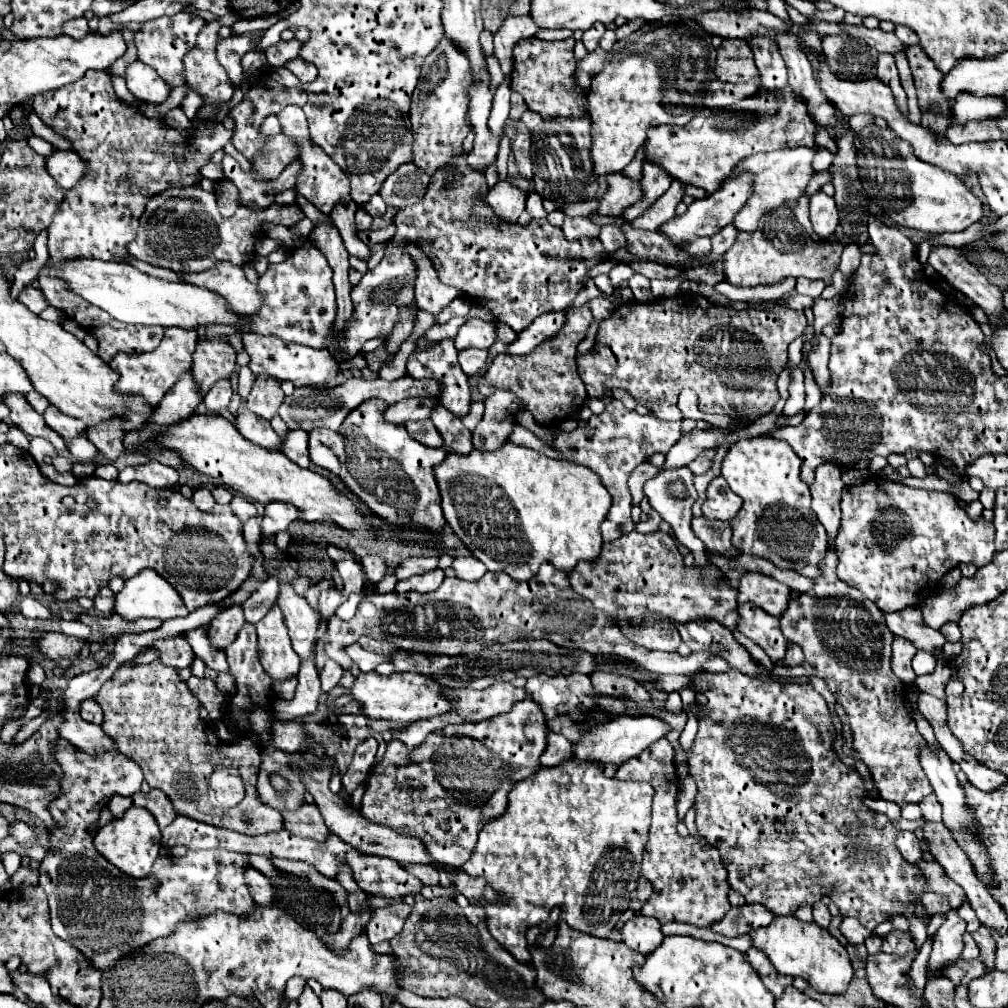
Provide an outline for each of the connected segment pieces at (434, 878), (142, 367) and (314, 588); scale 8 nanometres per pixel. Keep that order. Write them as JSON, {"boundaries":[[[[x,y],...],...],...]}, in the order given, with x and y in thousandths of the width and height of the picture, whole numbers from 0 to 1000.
{"boundaries":[[[[400,857],[400,859],[402,859],[404,865],[408,865],[410,869],[414,869],[422,879],[436,877],[436,867],[428,859],[418,859],[418,857]]],[[[164,325],[164,333],[160,341],[142,351],[116,351],[110,357],[110,365],[120,371],[114,387],[122,391],[140,391],[142,395],[148,397],[148,401],[156,403],[158,395],[166,391],[166,387],[174,381],[174,377],[189,365],[189,353],[195,343],[195,327],[174,327],[174,325]]],[[[319,575],[315,579],[311,579],[308,581],[304,589],[302,590],[303,594],[307,598],[307,600],[314,605],[315,602],[315,594],[319,587],[319,585],[322,585],[324,583],[327,583],[331,580],[331,577],[329,575]]]]}

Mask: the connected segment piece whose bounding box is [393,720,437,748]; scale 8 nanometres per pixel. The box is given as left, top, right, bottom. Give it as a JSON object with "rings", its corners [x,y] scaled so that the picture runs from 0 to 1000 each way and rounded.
{"rings":[[[416,714],[416,716],[410,716],[404,720],[404,724],[396,726],[396,728],[390,728],[390,732],[398,734],[402,740],[418,740],[422,736],[422,730],[426,726],[430,726],[434,720],[432,718],[426,718],[426,714]]]}

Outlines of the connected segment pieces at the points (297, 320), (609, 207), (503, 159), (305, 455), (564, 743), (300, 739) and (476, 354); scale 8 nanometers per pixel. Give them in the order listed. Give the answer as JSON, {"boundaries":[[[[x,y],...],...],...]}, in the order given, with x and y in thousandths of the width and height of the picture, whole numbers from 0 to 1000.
{"boundaries":[[[[305,240],[287,248],[285,258],[279,262],[267,262],[267,268],[255,280],[257,288],[261,288],[261,304],[257,306],[257,312],[249,313],[249,329],[322,345],[322,329],[332,319],[334,312],[328,274],[328,264],[313,242]]],[[[604,173],[602,175],[602,190],[594,198],[592,210],[598,214],[614,214],[622,204],[632,202],[638,196],[636,183],[630,179],[624,179],[618,173]]],[[[499,133],[499,137],[497,137],[497,149],[495,149],[495,155],[493,155],[493,173],[495,173],[495,177],[499,177],[499,179],[503,179],[503,157],[505,157],[505,151],[507,151],[507,147],[505,147],[505,137]]],[[[287,425],[285,433],[281,435],[279,448],[291,456],[299,464],[307,464],[307,448],[305,448],[305,429],[299,425]]],[[[545,726],[543,734],[545,734],[543,744],[537,750],[539,760],[555,760],[555,756],[561,756],[563,752],[568,750],[568,740],[561,730]]],[[[271,716],[269,718],[269,738],[277,744],[287,744],[287,748],[301,742],[305,736],[299,716]]],[[[463,345],[455,349],[455,361],[463,373],[473,371],[481,363],[481,357],[483,357],[483,349],[475,345]]]]}

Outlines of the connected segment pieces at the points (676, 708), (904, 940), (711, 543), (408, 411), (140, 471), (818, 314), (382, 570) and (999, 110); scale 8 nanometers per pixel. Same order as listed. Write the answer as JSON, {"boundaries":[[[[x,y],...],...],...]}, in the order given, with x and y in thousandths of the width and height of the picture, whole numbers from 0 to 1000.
{"boundaries":[[[[666,687],[666,688],[664,688],[664,692],[662,692],[662,696],[660,696],[660,702],[662,702],[662,706],[666,706],[666,708],[676,708],[676,706],[678,706],[678,698],[676,698],[674,687]]],[[[884,923],[880,929],[876,929],[876,938],[874,938],[876,944],[882,944],[882,946],[900,946],[900,944],[906,944],[908,942],[908,935],[904,931],[902,925],[894,925],[894,923]]],[[[699,512],[686,516],[689,532],[699,540],[699,544],[707,544],[717,548],[725,542],[725,522],[715,516],[701,516]]],[[[402,395],[394,401],[388,401],[382,409],[386,419],[406,419],[406,417],[422,417],[428,413],[436,399],[430,395]]],[[[154,456],[140,462],[126,462],[118,468],[118,478],[126,480],[130,476],[140,476],[152,484],[170,484],[178,476],[178,468],[170,462],[162,462]]],[[[812,295],[808,297],[806,307],[808,312],[808,333],[812,333],[814,331],[817,323],[823,320],[829,320],[831,317],[834,310],[833,297],[828,295],[826,297],[818,298]]],[[[368,550],[368,552],[358,554],[358,562],[360,562],[360,565],[362,565],[364,575],[370,577],[370,579],[378,577],[378,573],[384,569],[384,560],[382,560],[382,556],[380,556],[378,552],[374,552],[374,550]]],[[[951,93],[943,109],[945,109],[945,119],[955,123],[963,119],[977,119],[981,115],[991,115],[999,109],[999,103],[993,95],[969,97],[965,93]]]]}

